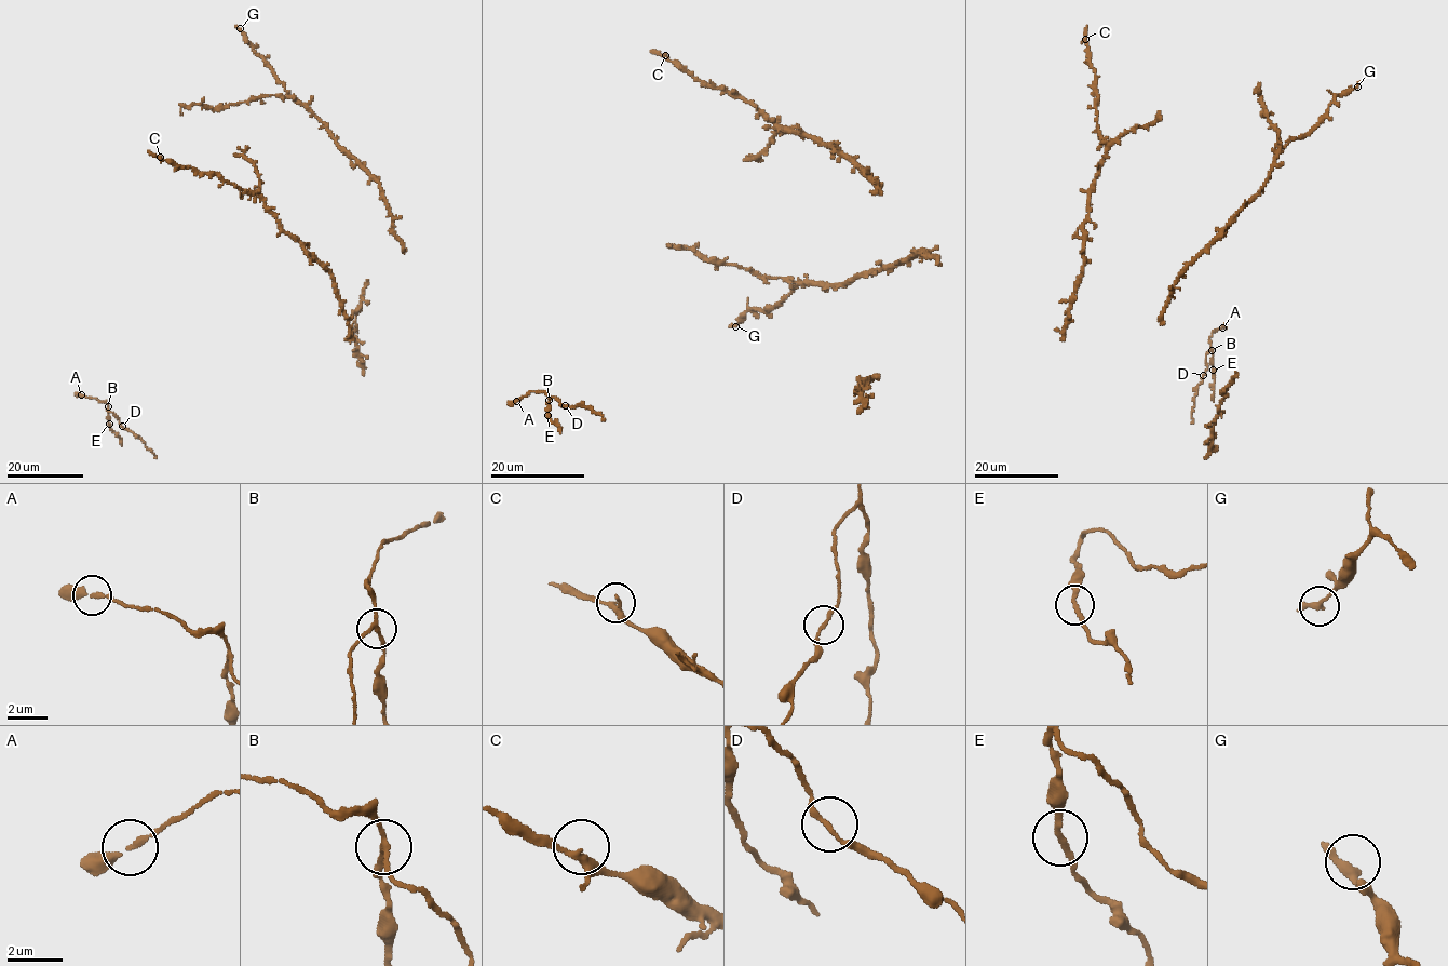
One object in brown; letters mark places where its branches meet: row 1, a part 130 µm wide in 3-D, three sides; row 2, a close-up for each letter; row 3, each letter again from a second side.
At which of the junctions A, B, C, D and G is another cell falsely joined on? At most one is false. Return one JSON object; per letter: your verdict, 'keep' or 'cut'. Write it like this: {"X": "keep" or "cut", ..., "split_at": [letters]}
{"A": "keep", "B": "cut", "C": "keep", "D": "keep", "G": "keep", "split_at": ["B"]}

